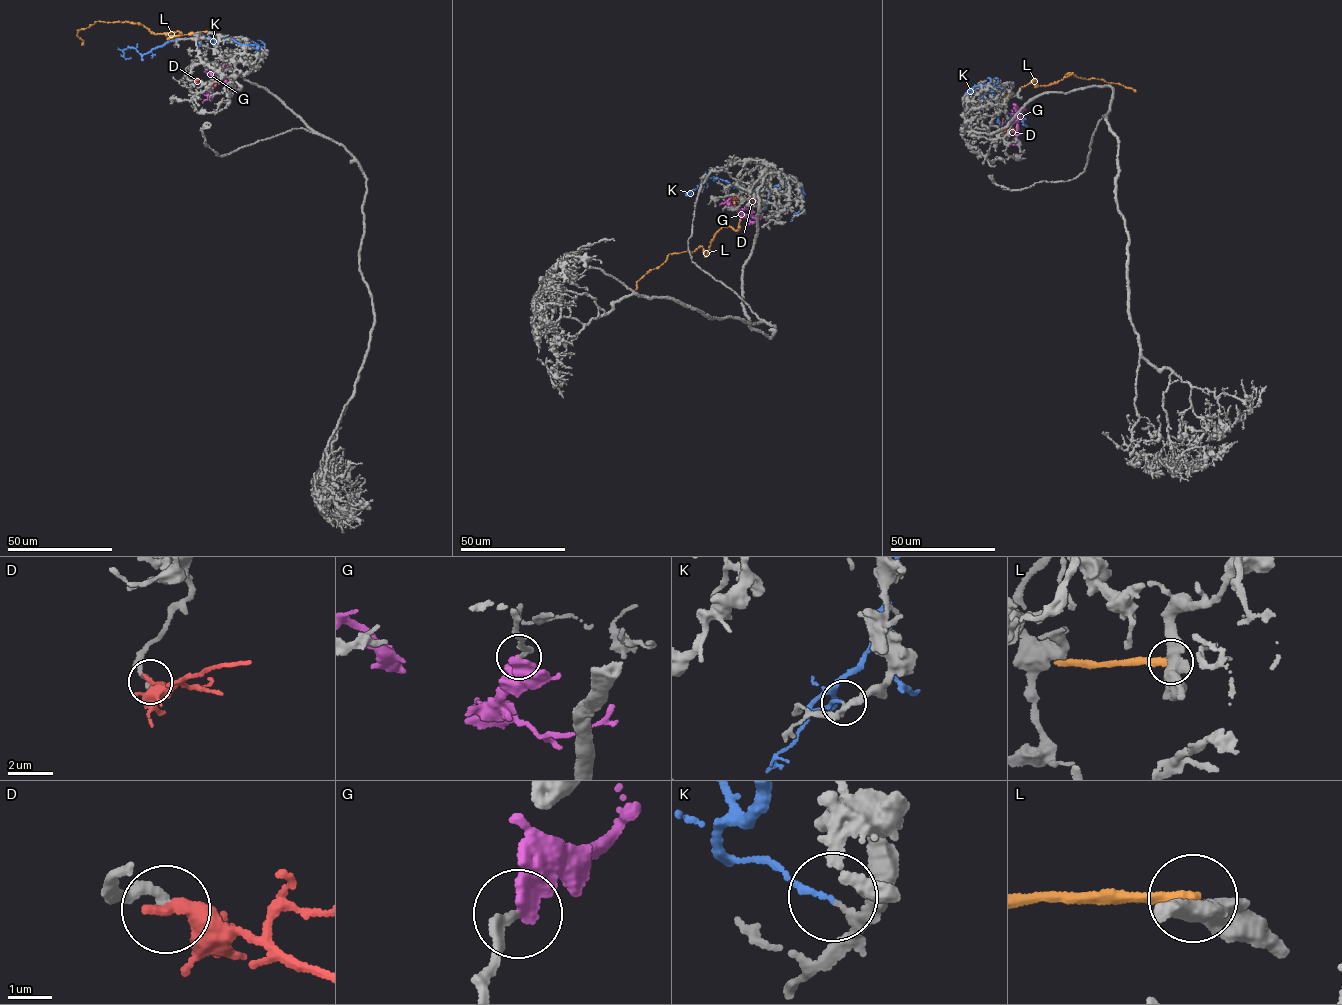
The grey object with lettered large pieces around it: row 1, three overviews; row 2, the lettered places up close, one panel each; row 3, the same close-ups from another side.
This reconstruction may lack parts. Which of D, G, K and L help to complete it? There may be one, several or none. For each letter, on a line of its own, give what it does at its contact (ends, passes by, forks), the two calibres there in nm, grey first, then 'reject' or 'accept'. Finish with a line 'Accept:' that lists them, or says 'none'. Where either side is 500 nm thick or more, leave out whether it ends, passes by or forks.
D: it ends | 260/400 nm | reject
G: it ends | 200/440 nm | accept
K: it ends | 170/100 nm | reject
L: it ends | 480/260 nm | reject
Accept: G

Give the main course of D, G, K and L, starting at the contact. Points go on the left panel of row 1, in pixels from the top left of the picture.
D: (190, 79), (213, 84), (222, 81), (225, 75)
G: (229, 84), (222, 78), (214, 78), (208, 98), (211, 101)
K: (264, 55), (256, 44), (191, 37), (171, 41), (142, 55), (128, 47), (123, 56), (130, 57)
L: (211, 32), (170, 39), (182, 36), (177, 31), (154, 34), (126, 21), (99, 21), (78, 30), (82, 45)

